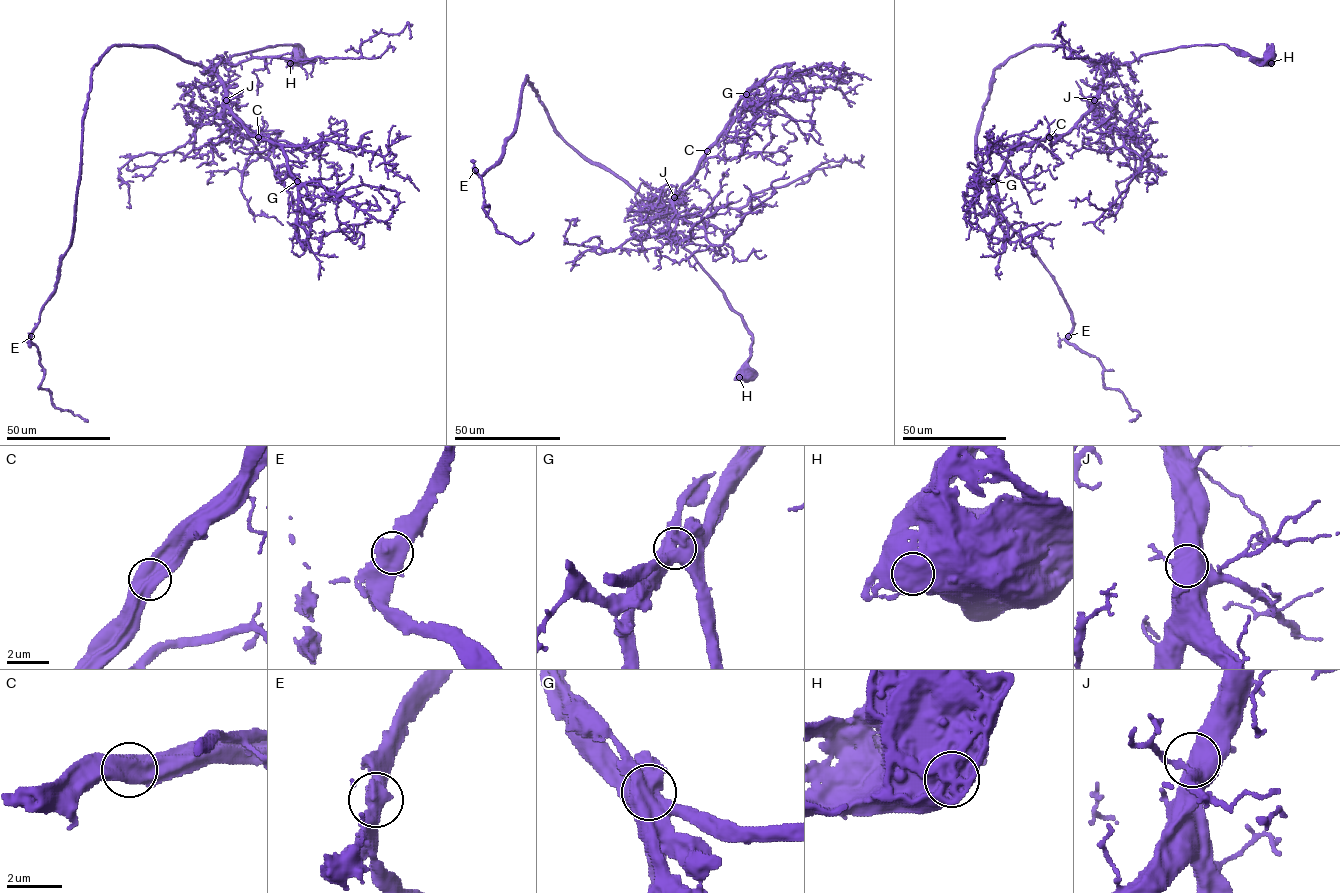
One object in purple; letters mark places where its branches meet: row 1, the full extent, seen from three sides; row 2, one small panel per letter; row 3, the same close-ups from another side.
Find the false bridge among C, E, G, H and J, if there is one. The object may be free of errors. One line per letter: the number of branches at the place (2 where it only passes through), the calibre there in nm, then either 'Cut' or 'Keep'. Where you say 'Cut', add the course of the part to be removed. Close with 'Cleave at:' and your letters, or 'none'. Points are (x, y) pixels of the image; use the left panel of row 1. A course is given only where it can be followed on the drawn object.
C: Branches: 2. Thickness 750 nm. Keep
E: Branches: 2. Thickness 700 nm. Keep
G: Branches: 2. Thickness 800 nm. Cut. Course of the part to remove: (297, 180), (296, 232), (303, 250)
H: Branches: 2. Thickness 700 nm. Keep
J: Branches: 2. Thickness 700 nm. Keep
Cleave at: G

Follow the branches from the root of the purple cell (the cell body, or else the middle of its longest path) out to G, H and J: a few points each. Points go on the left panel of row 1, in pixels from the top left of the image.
G: (300, 57), (298, 65), (299, 45), (278, 45), (216, 66), (231, 113), (251, 135), (281, 147), (297, 180)
H: (300, 57), (303, 58), (299, 62), (290, 63)
J: (300, 57), (303, 60), (298, 65), (303, 49), (298, 44), (271, 46), (233, 54), (216, 66), (226, 100)

